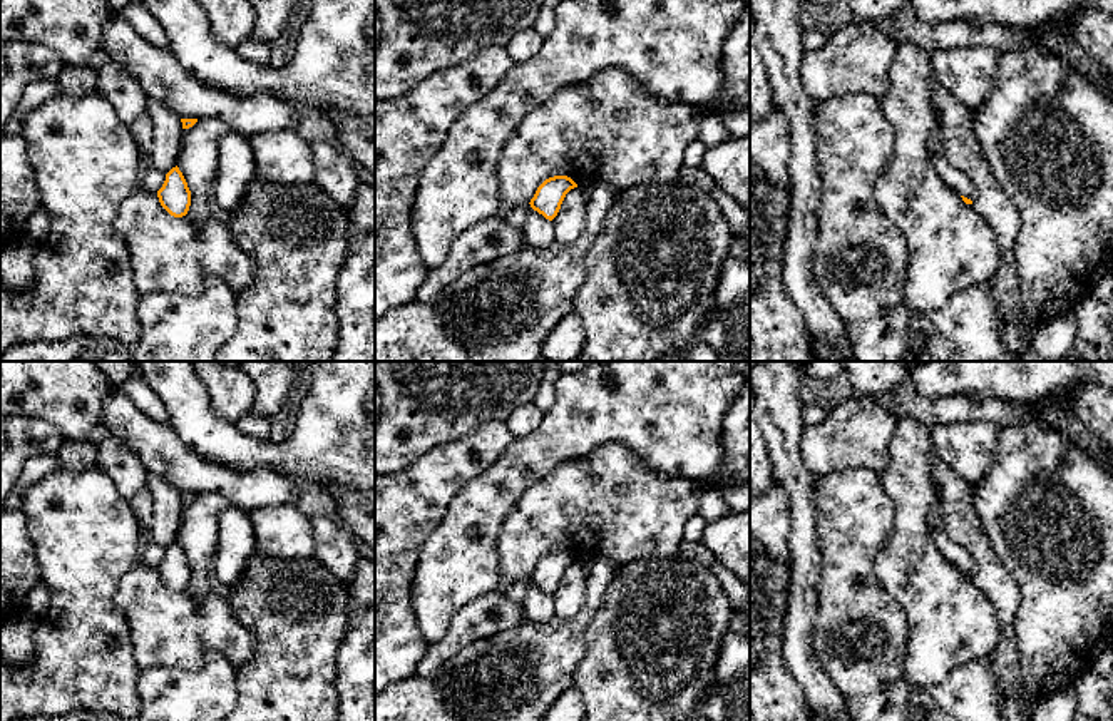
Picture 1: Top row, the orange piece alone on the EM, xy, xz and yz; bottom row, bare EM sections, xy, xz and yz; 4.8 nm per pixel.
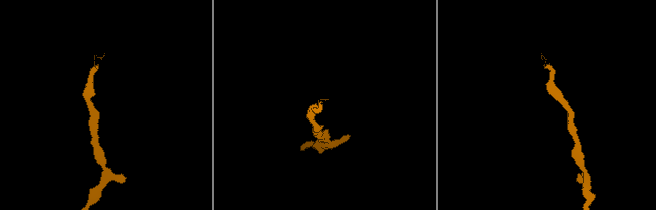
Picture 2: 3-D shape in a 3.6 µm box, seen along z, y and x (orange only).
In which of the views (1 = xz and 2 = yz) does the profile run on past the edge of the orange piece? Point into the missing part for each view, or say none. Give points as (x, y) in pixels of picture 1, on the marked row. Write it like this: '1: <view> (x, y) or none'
1: none
2: none

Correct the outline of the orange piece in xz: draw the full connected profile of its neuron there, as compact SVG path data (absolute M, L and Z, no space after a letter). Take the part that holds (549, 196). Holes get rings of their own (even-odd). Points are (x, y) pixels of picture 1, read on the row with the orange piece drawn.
M567 176L549 177L537 187L529 204L534 211L552 221L557 216L566 194L574 187L577 187L577 184Z

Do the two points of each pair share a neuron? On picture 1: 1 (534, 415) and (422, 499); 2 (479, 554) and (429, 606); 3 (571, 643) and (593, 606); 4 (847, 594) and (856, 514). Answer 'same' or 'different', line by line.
1: different
2: same
3: same
4: same

